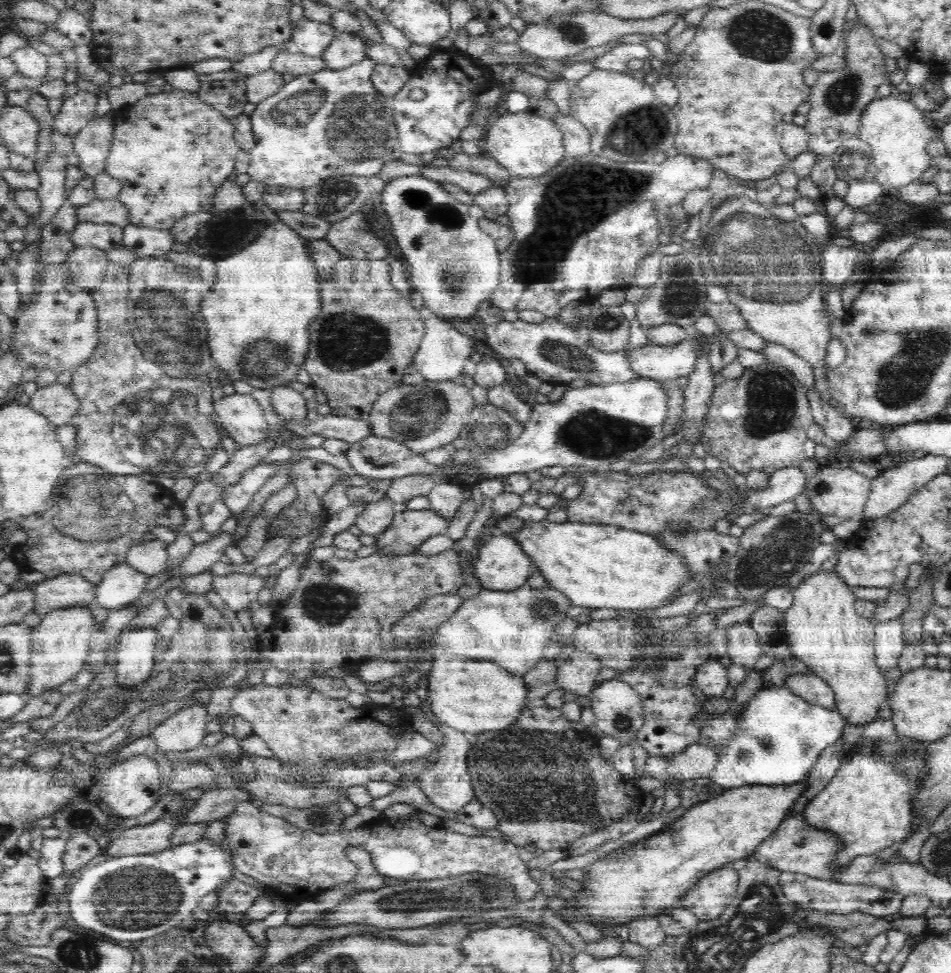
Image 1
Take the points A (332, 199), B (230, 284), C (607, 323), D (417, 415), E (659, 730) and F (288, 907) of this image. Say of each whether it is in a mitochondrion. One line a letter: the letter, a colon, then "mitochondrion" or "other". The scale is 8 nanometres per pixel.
A: mitochondrion
B: other
C: mitochondrion
D: mitochondrion
E: other
F: other

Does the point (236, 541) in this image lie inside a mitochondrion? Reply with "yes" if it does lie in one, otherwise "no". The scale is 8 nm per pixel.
no

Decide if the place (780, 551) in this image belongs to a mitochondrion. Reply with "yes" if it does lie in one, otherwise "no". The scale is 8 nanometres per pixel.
yes

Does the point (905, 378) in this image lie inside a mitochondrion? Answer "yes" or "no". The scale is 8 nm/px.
yes

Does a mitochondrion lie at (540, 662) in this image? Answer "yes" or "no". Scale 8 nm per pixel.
no

